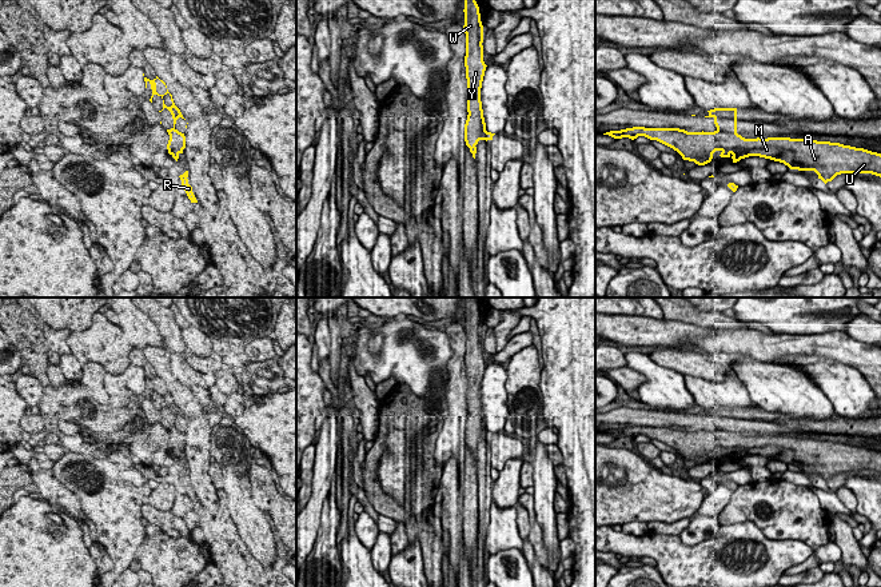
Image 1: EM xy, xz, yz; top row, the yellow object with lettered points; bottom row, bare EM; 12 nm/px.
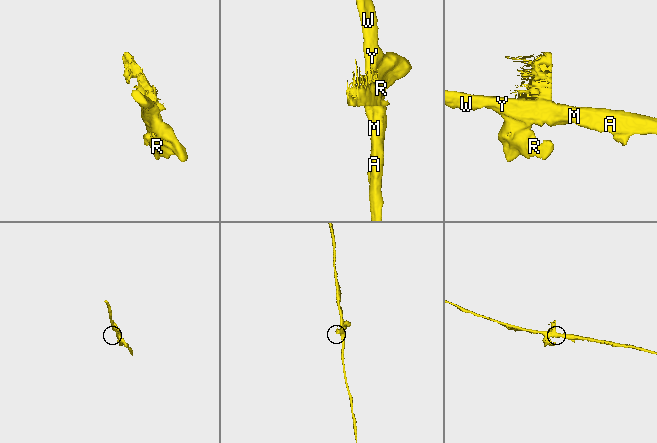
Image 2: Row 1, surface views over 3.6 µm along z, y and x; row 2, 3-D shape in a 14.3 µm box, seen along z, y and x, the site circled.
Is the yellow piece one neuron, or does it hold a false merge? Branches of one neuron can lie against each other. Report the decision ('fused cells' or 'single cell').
single cell

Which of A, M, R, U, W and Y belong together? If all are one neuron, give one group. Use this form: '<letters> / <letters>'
A M R U W Y

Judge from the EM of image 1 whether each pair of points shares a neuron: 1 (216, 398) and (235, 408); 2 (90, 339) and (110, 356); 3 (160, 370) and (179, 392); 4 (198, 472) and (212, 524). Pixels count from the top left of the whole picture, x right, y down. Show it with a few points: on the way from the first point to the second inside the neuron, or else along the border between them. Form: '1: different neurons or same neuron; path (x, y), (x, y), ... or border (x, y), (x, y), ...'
1: different neurons; border (238, 390), (226, 396), (220, 408)
2: same neuron; path (95, 343), (104, 351)
3: same neuron; path (166, 375), (175, 387)
4: different neurons; border (218, 490), (218, 507), (211, 515)

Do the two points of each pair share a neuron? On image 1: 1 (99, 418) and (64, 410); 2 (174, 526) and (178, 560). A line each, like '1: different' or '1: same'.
1: same
2: different

